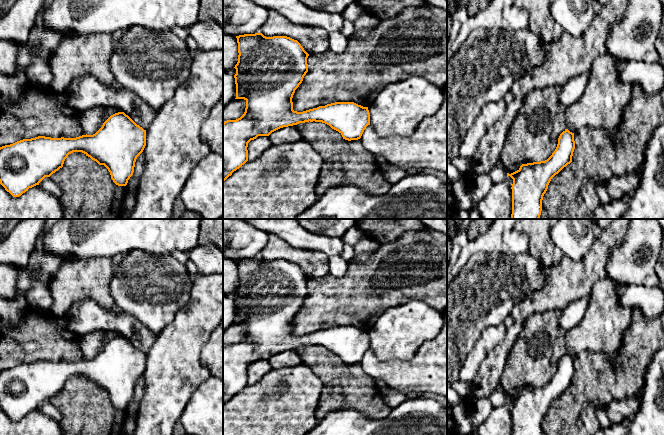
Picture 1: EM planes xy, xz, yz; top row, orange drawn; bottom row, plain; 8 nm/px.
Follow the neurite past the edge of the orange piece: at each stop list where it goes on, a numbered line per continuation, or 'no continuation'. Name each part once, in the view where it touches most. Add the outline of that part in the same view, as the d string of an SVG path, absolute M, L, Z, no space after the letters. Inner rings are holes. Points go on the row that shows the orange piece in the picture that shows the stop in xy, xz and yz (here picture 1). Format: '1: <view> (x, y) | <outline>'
no continuation

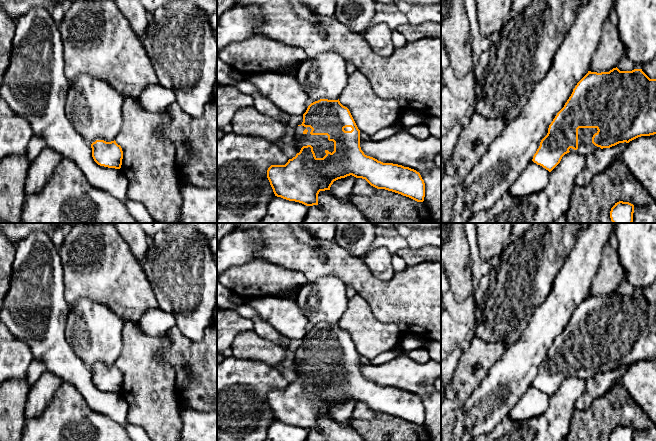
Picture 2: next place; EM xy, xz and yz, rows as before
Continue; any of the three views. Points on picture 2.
1: xz (320, 143) | M297 126L295 128L295 140L294 145L297 153L300 152L303 146L311 145L315 153L316 158L323 158L328 150L334 151L334 142L328 140L327 135L311 135L311 128L304 126Z

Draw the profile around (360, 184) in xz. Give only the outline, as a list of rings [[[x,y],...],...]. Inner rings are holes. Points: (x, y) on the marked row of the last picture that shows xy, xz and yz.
[[[357,178],[351,202],[370,223],[431,223],[431,212],[424,202],[371,186]]]

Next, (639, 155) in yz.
[[[656,134],[630,141],[616,160],[627,166],[630,176],[640,182],[656,202]]]

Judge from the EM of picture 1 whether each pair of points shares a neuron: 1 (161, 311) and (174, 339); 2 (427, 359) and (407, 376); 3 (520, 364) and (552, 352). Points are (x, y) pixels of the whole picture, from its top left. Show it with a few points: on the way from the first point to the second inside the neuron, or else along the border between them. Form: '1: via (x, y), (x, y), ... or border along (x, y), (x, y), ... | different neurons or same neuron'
1: border along (182, 307), (174, 318), (157, 334) | different neurons
2: via (422, 364), (412, 374) | same neuron
3: via (528, 364), (540, 352), (544, 352) | same neuron

